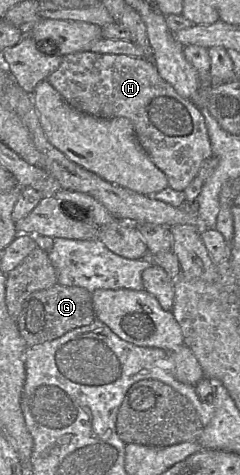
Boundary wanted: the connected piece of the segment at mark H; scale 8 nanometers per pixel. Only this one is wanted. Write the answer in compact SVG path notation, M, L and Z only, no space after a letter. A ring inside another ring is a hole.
M90 51L71 53L63 56L63 60L59 68L51 73L46 80L59 92L69 105L83 113L107 119L116 117L125 117L129 119L133 124L140 146L147 153L152 162L166 175L169 187L175 191L184 191L184 189L197 175L202 163L212 156L211 143L205 125L205 120L200 110L191 100L181 97L169 83L162 79L154 62L152 61L123 54L94 53Z

